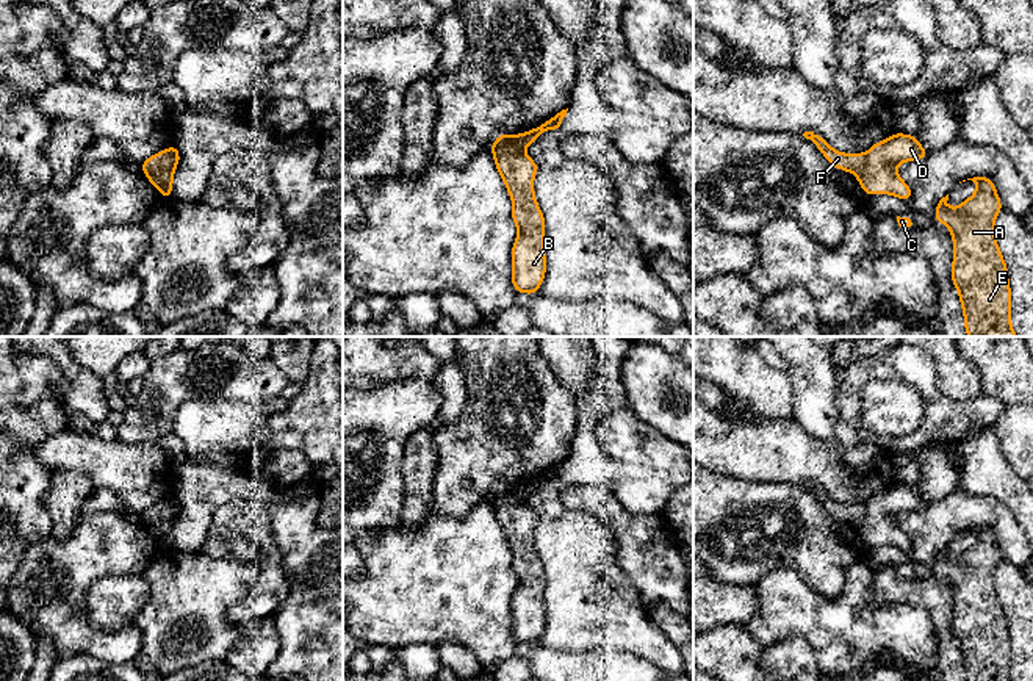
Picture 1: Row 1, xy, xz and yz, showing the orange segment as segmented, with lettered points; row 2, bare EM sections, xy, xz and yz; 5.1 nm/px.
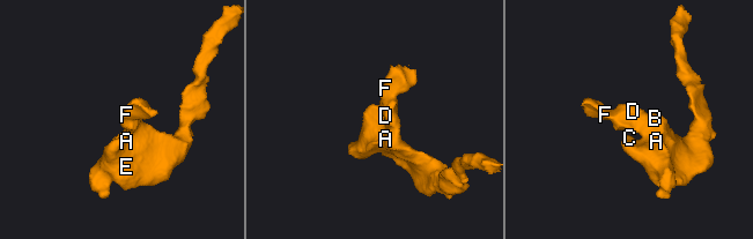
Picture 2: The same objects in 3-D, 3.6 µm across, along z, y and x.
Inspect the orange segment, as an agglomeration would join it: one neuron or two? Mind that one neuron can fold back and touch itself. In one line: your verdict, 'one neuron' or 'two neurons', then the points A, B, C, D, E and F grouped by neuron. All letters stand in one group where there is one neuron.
two neurons; A B C D E / F

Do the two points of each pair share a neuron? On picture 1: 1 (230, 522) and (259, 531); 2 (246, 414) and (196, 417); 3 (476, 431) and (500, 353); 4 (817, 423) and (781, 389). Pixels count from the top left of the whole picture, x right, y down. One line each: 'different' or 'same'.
1: same
2: same
3: same
4: different

